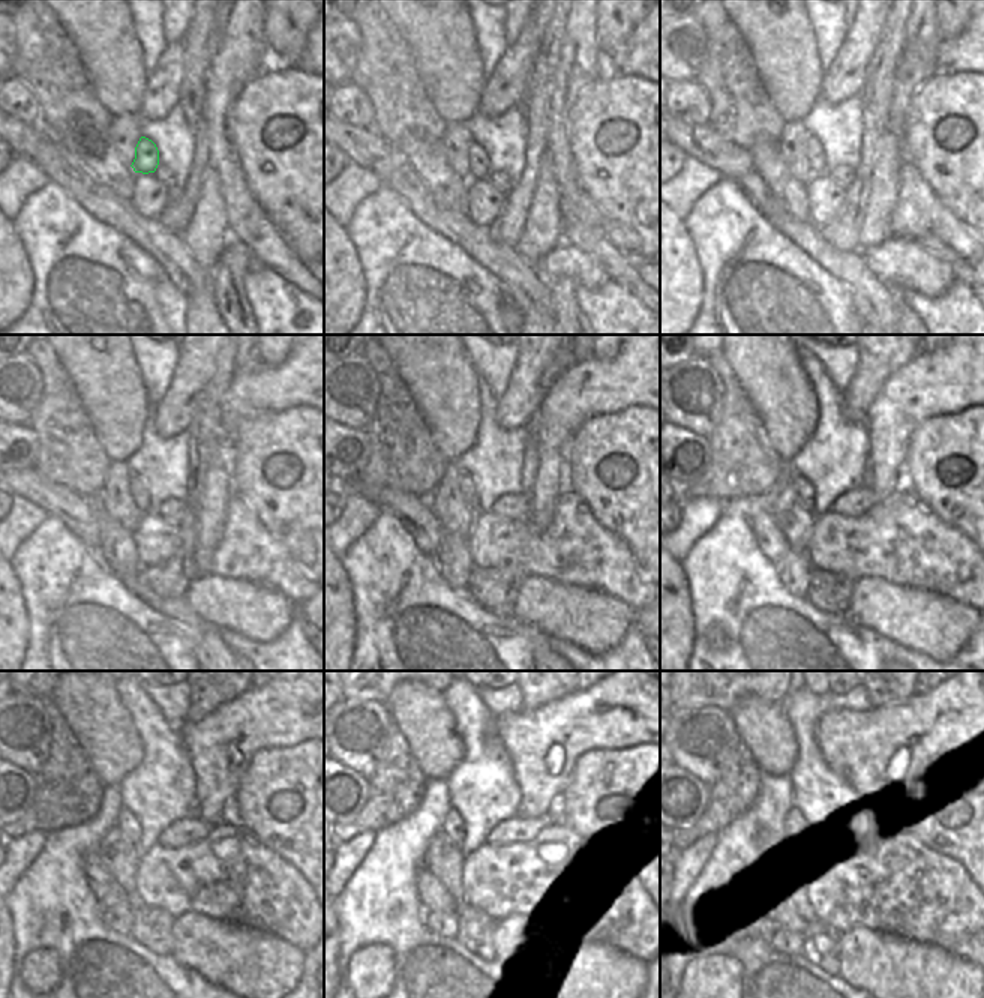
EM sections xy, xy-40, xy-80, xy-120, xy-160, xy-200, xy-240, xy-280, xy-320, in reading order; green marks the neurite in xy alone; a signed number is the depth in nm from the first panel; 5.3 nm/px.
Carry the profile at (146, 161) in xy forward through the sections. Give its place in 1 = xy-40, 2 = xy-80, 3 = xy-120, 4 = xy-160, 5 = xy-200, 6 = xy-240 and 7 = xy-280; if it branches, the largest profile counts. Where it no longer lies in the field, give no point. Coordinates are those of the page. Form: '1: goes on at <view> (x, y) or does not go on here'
1: goes on at xy-40 (477, 158)
2: goes on at xy-80 (815, 155)
3: goes on at xy-120 (138, 489)
4: goes on at xy-160 (468, 488)
5: goes on at xy-200 (803, 488)
6: goes on at xy-240 (128, 824)
7: goes on at xy-280 (453, 826)

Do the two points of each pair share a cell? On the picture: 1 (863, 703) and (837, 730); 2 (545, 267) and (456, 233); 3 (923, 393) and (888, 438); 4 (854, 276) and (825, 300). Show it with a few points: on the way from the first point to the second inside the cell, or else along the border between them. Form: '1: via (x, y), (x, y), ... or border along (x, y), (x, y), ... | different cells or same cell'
1: border along (872, 706), (867, 709), (825, 710) | different cells
2: border along (534, 264), (546, 279) | different cells
3: via (915, 405), (909, 405), (888, 426) | same cell
4: border along (816, 261), (848, 288), (854, 308), (860, 315) | different cells

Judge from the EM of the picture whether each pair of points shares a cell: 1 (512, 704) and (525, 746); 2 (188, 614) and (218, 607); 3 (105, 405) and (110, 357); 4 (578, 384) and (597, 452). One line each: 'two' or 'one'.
1: two
2: two
3: one
4: two

